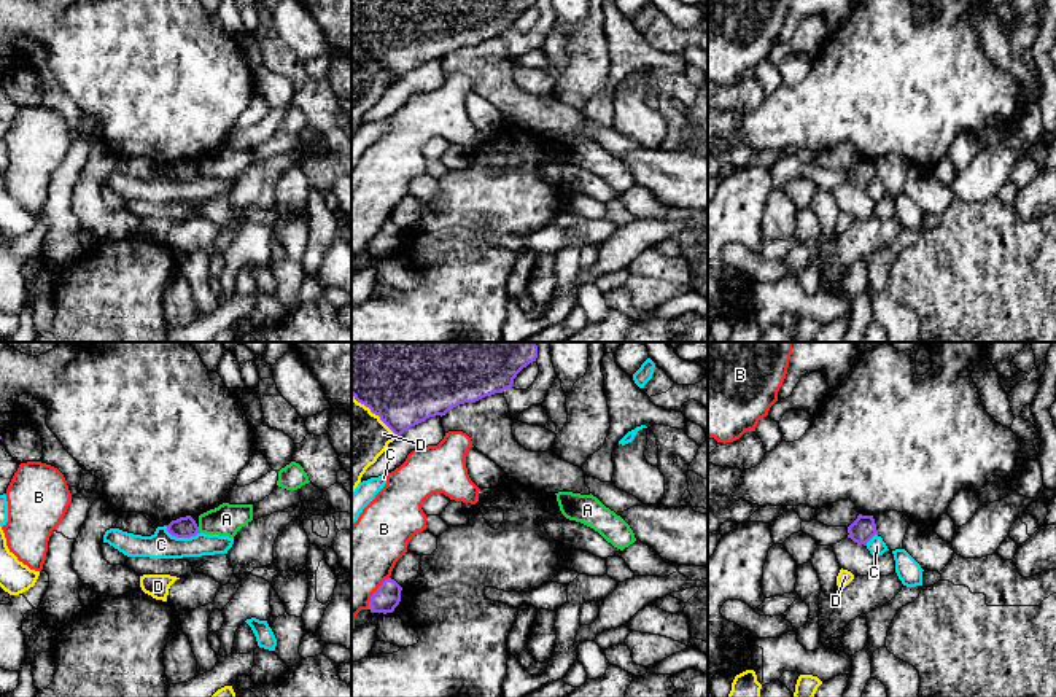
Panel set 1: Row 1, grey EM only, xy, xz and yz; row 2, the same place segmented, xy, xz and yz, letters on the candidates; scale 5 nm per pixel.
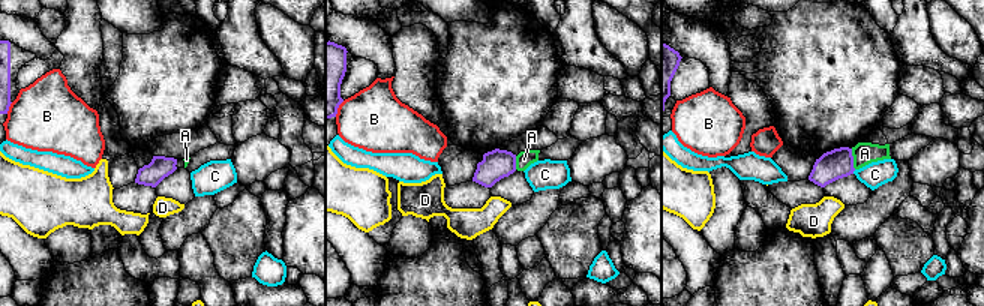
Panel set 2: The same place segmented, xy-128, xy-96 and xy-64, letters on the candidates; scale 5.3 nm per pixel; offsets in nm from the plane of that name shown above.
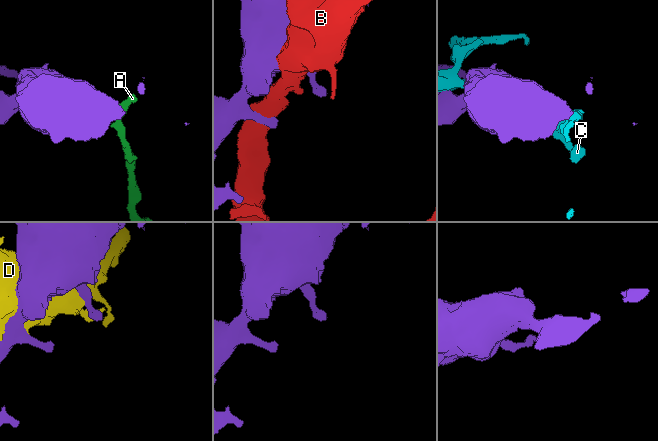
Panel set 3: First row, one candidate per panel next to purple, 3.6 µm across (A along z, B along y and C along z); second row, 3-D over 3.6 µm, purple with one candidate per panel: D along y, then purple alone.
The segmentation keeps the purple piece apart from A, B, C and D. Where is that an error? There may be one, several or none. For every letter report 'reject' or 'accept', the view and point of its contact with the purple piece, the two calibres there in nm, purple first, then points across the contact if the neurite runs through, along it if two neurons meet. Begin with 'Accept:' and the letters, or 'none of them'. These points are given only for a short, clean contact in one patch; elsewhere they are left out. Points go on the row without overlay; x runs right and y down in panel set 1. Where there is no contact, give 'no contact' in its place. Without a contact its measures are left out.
Accept: none of them
A: reject; contact xy (198, 174); calibres 110 and 160 nm
B: reject; contact xz (374, 236); calibres 130 and 360 nm
C: reject; contact xy (182, 180); calibres 110 and 140 nm
D: reject; contact xz (374, 56); calibres 360 and 320 nm

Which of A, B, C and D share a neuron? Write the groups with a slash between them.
A / B / C / D

